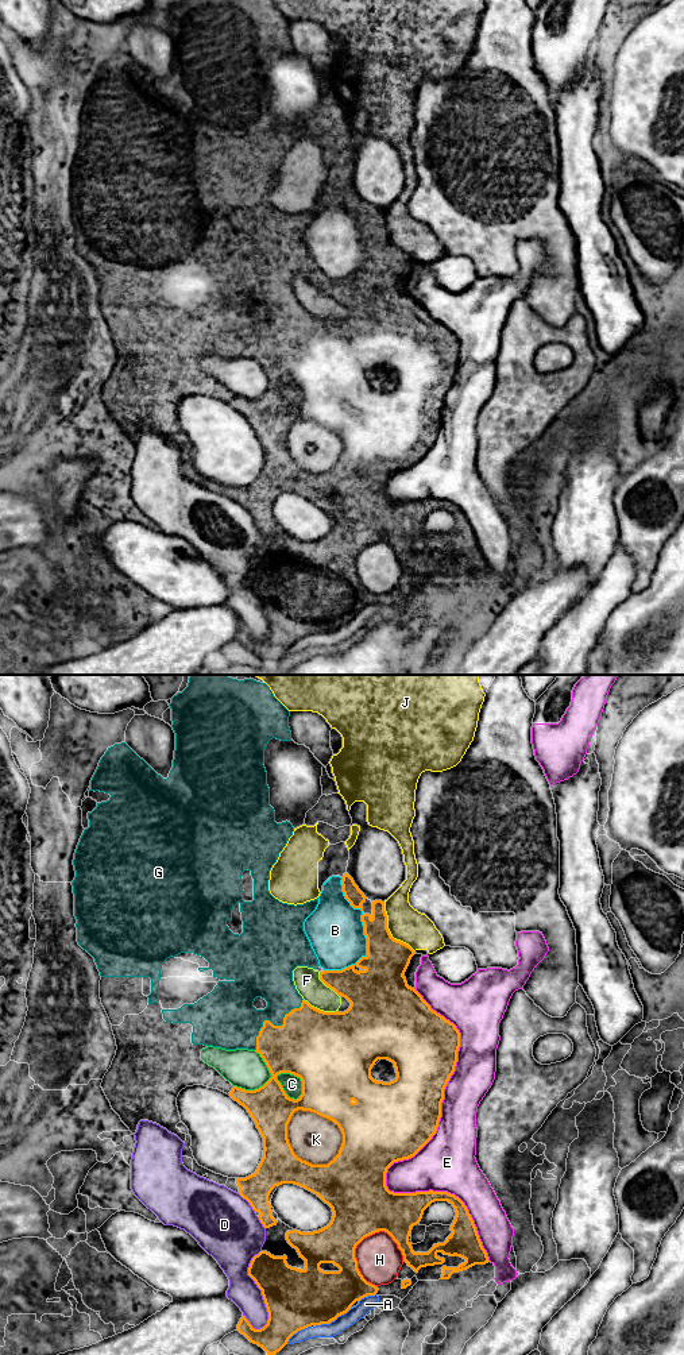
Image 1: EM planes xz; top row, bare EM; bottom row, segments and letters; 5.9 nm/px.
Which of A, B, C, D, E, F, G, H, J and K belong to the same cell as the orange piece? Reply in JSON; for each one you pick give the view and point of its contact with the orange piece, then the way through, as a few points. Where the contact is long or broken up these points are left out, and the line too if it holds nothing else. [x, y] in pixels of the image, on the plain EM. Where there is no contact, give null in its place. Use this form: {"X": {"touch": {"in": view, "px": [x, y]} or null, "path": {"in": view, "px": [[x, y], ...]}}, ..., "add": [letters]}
{"G": {"touch": {"in": "xz", "px": [273, 334]}}, "add": ["G"]}

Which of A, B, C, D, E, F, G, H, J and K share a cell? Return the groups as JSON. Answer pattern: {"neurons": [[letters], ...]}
{"neurons": [["A", "B", "C", "D", "H", "K"], ["E"], ["F", "J"], ["G"]]}

